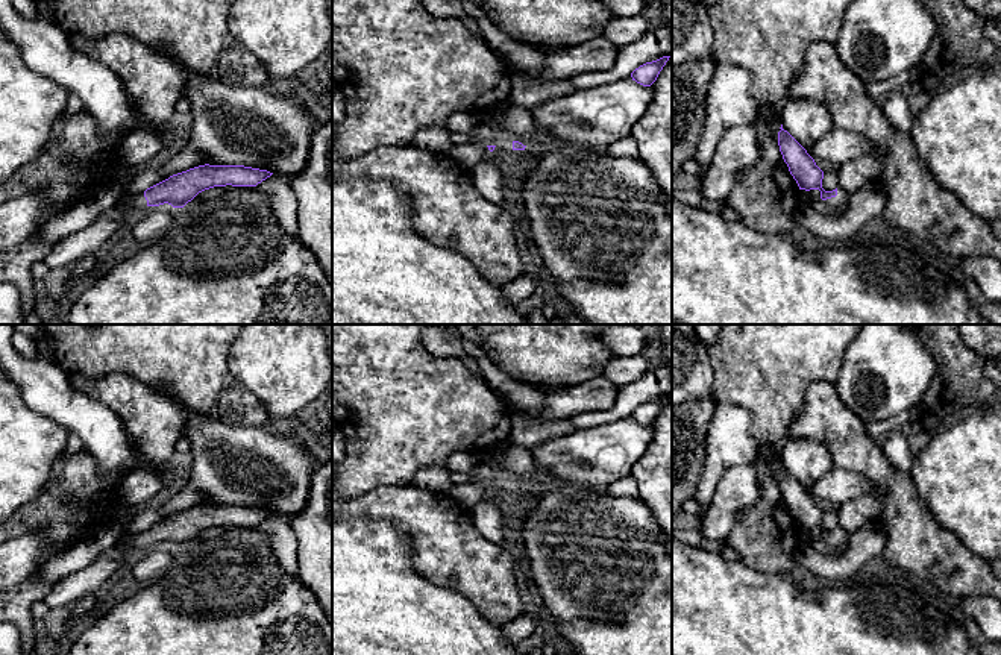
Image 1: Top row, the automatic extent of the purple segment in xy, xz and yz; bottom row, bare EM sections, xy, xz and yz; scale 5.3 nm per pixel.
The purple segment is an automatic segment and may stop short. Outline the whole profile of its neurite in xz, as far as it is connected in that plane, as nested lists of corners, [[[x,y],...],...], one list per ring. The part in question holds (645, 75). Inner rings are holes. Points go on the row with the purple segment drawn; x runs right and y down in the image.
[[[663,56],[657,61],[640,65],[631,73],[632,80],[643,86],[651,86],[657,80],[660,71],[663,70],[669,58],[670,56]]]

